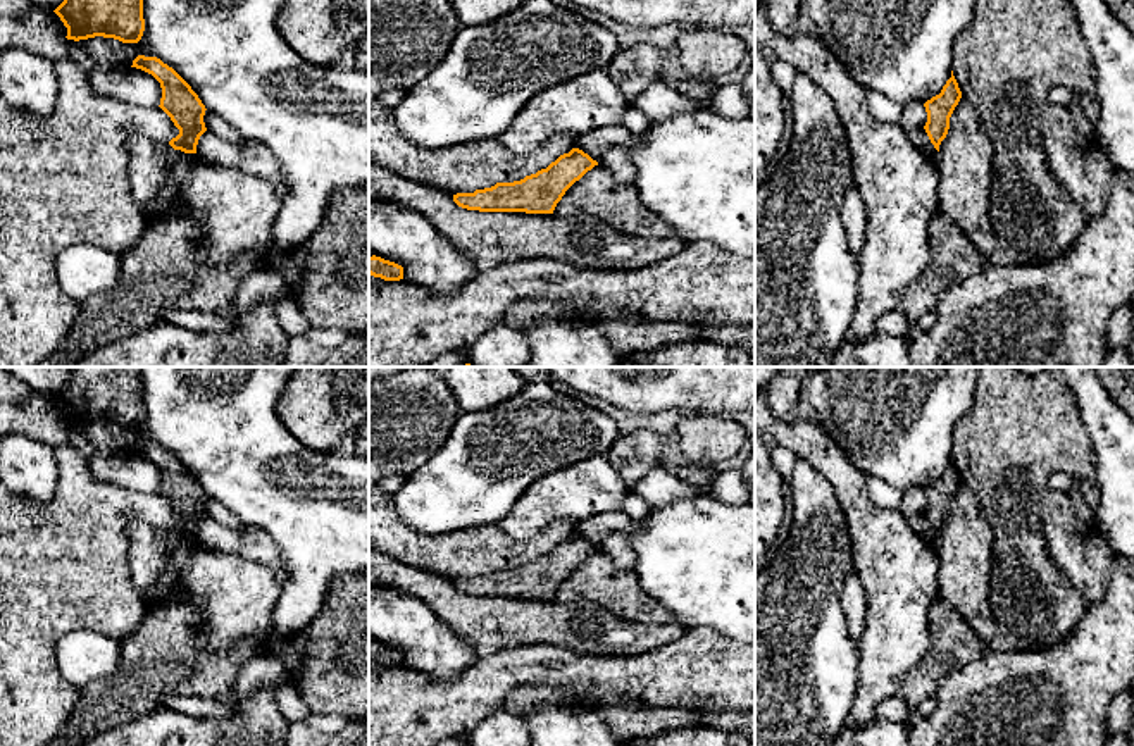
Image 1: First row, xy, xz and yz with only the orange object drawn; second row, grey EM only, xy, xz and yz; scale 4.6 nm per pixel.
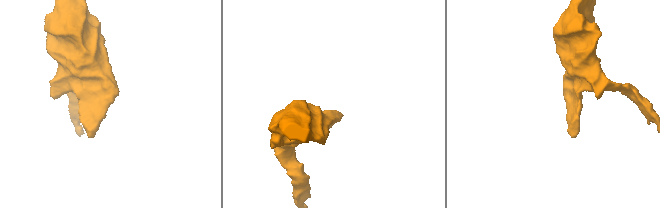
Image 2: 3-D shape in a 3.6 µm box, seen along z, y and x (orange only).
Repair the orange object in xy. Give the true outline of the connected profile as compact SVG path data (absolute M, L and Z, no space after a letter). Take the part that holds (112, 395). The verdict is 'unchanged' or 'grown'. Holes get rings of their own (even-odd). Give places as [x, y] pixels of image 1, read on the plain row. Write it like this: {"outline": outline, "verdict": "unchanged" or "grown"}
{"outline": "M71 367L53 398L74 427L103 422L138 429L145 417L141 367Z", "verdict": "unchanged"}

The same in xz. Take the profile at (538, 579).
{"outline": "M572 534L546 555L514 569L496 569L474 579L457 579L453 587L479 598L553 600L565 577L598 551L588 539Z", "verdict": "unchanged"}

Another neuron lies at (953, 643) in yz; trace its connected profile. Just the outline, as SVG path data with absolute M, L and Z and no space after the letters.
M938 598L929 612L931 644L900 687L912 718L917 706L936 694L941 681L984 653L982 641L944 600Z

